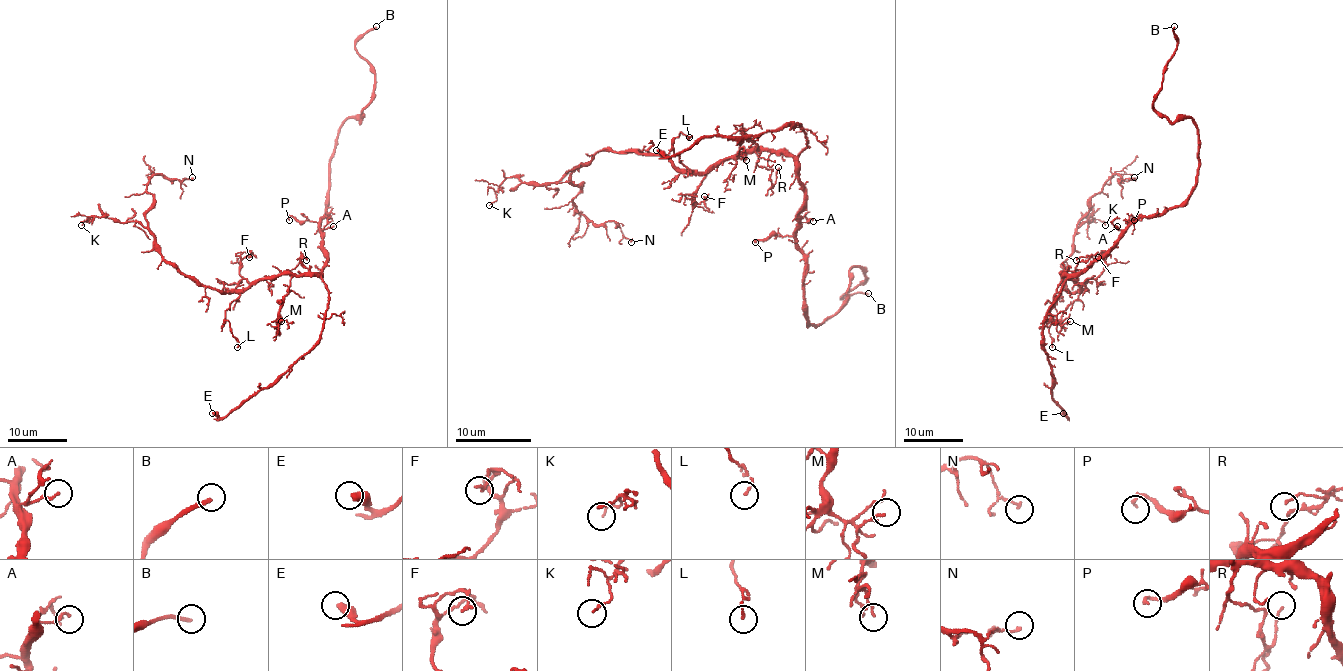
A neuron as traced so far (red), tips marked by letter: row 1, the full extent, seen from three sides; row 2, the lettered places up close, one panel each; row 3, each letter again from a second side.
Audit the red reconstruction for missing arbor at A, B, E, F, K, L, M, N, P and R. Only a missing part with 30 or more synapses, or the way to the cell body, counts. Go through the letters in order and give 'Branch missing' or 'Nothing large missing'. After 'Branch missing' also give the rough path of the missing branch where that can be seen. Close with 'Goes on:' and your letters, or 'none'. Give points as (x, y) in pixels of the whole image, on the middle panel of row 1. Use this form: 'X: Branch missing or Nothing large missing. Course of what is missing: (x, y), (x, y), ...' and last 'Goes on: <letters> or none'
A: Nothing large missing
B: Branch missing
E: Nothing large missing
F: Nothing large missing
K: Nothing large missing
L: Nothing large missing
M: Nothing large missing
N: Nothing large missing
P: Nothing large missing
R: Nothing large missing
Goes on: B

